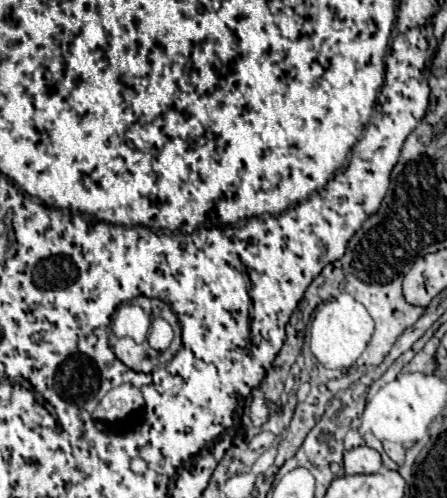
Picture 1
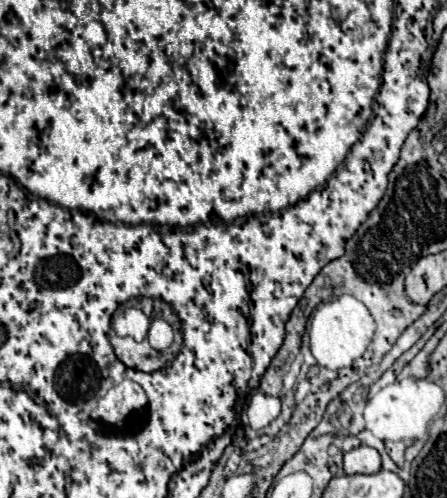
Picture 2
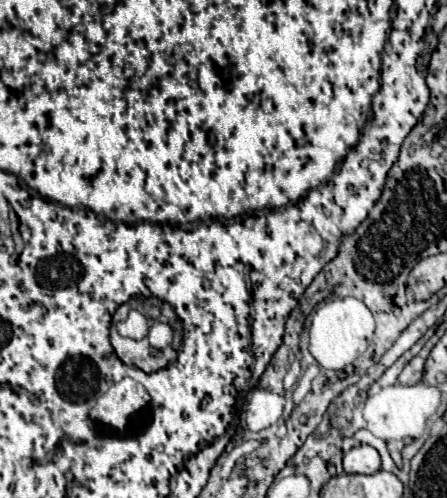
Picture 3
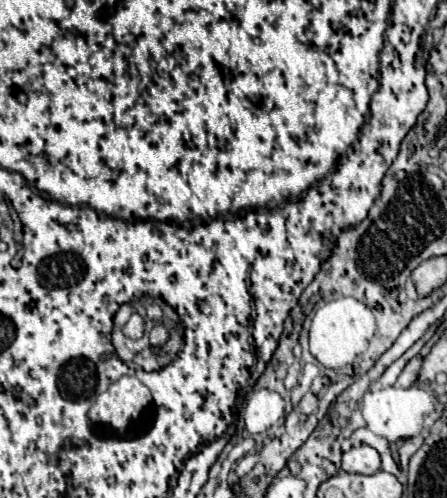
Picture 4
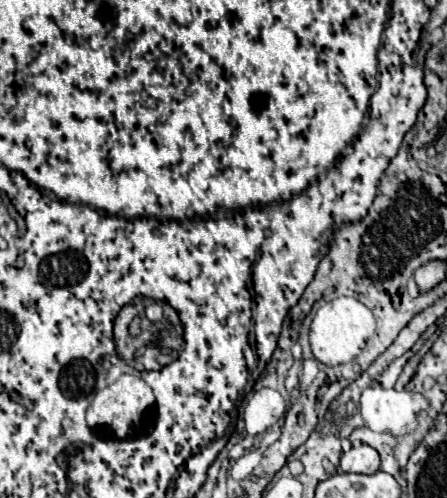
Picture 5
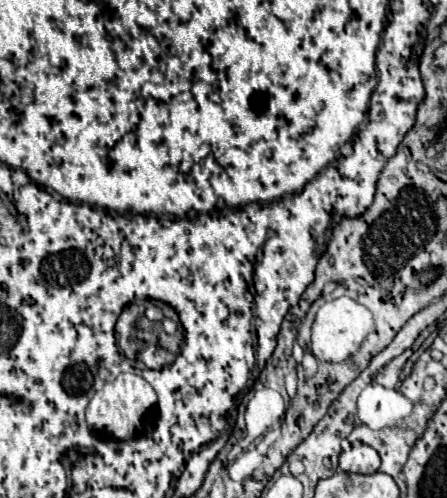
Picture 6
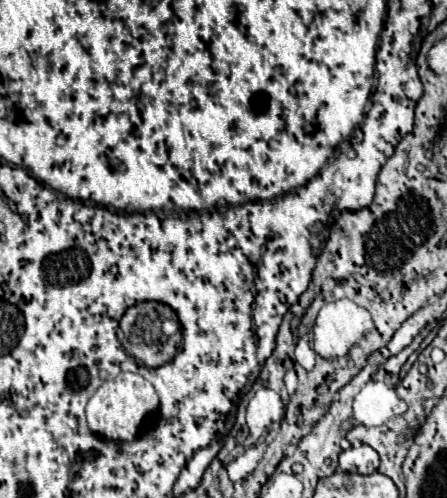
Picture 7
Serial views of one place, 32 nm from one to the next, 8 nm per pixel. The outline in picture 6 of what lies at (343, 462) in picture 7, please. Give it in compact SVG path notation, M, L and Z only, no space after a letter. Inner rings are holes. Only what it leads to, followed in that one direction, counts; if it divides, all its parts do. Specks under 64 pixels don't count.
M360 444L348 452L340 454L340 468L344 472L358 472L358 474L374 474L380 468L380 456L374 448Z

